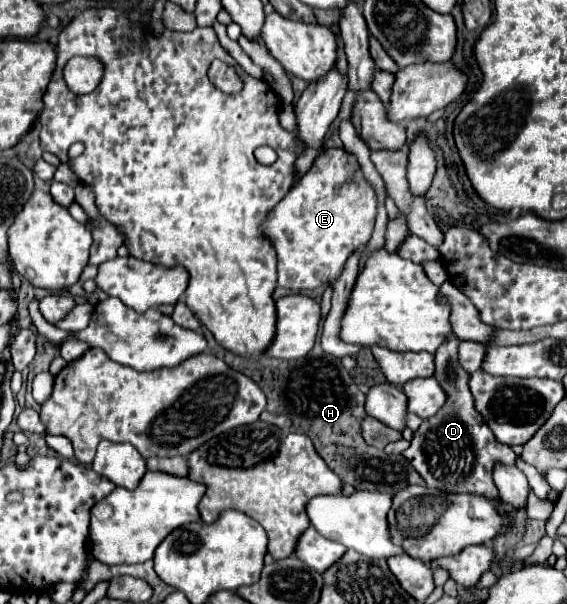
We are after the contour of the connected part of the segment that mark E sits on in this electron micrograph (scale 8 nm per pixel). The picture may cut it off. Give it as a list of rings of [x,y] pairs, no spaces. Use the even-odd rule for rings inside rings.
[[[326,149],[322,151],[312,167],[296,181],[296,185],[288,191],[288,195],[268,213],[268,217],[262,221],[260,231],[270,241],[270,245],[276,251],[278,259],[278,285],[304,291],[304,289],[316,289],[324,283],[332,283],[340,269],[344,267],[344,261],[348,259],[348,253],[352,249],[364,249],[370,241],[372,229],[376,219],[376,193],[360,175],[360,181],[352,181],[352,161],[348,161],[348,153],[344,149]]]

